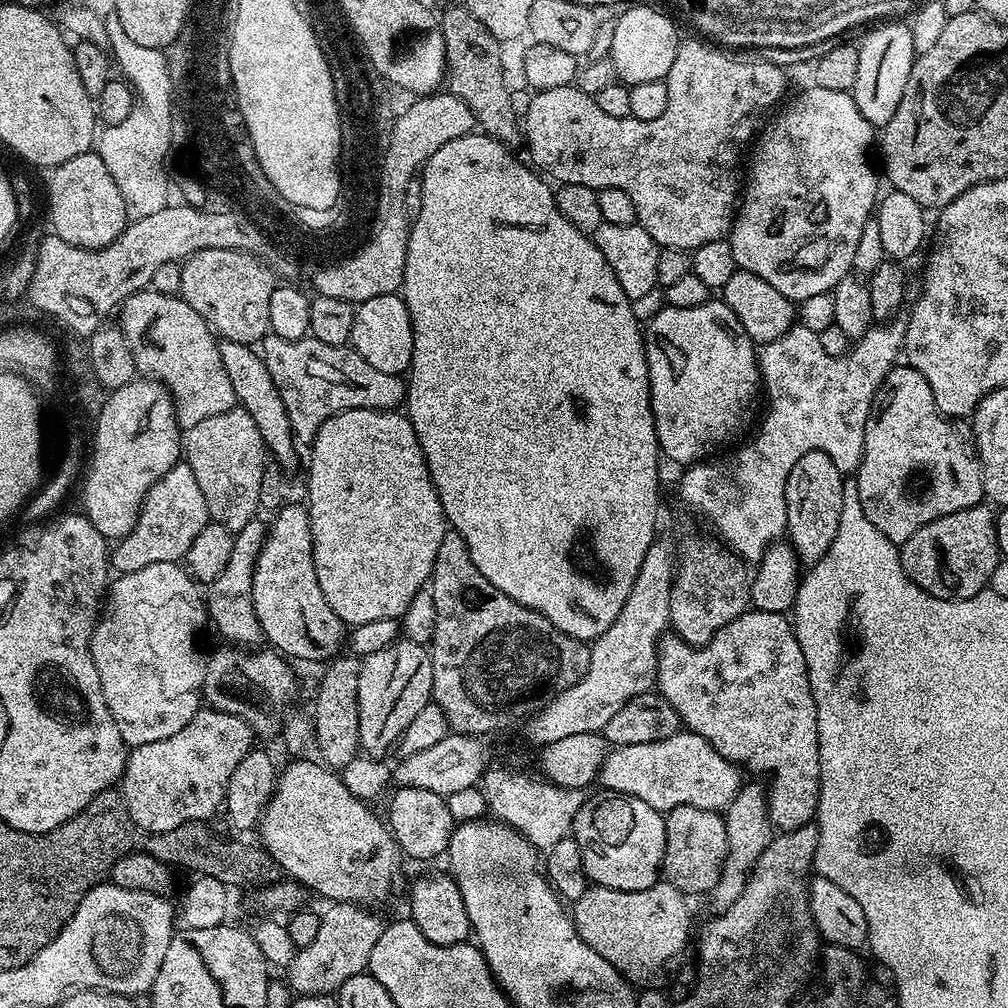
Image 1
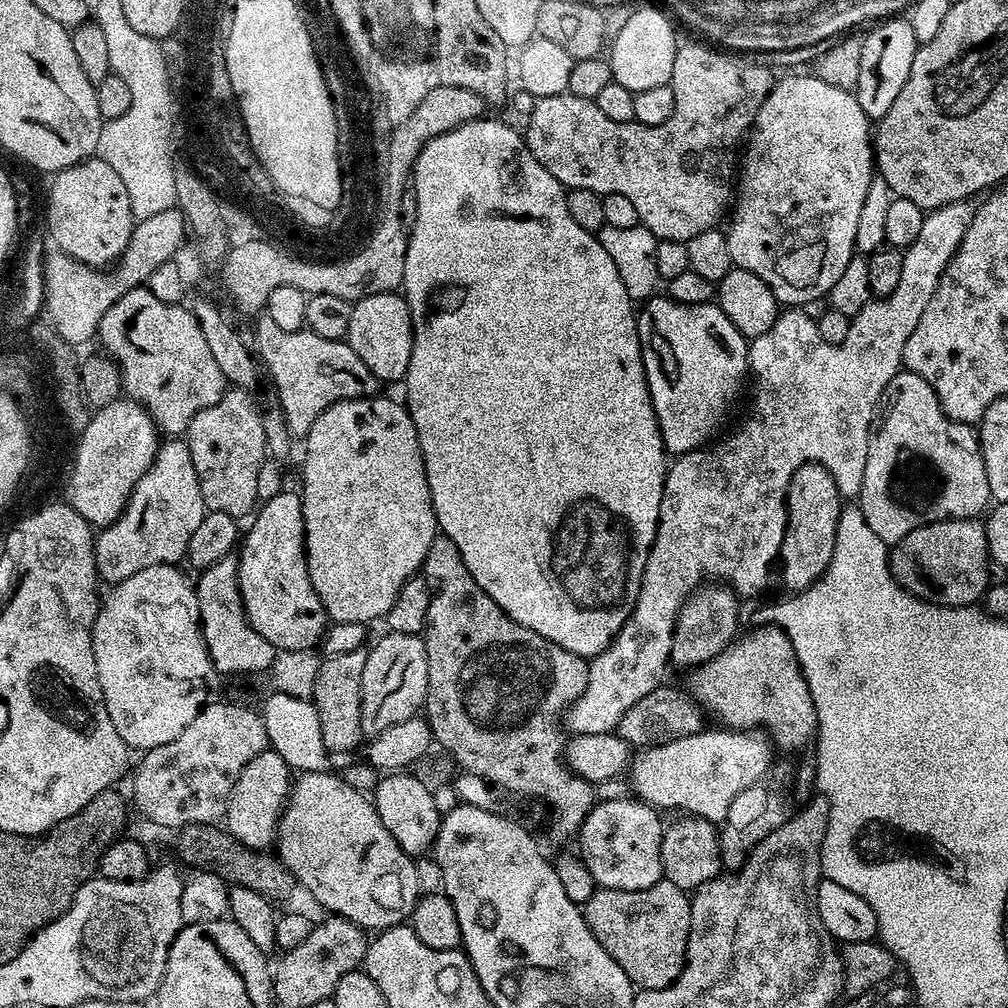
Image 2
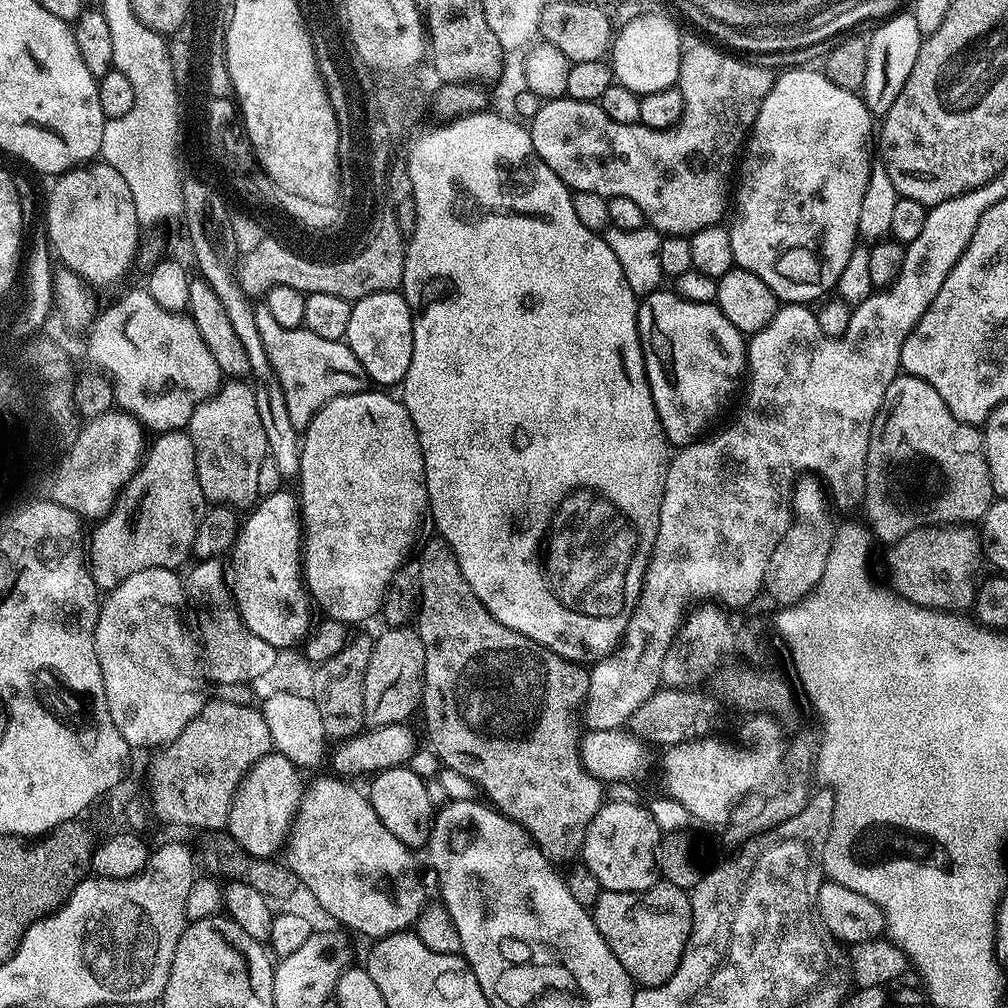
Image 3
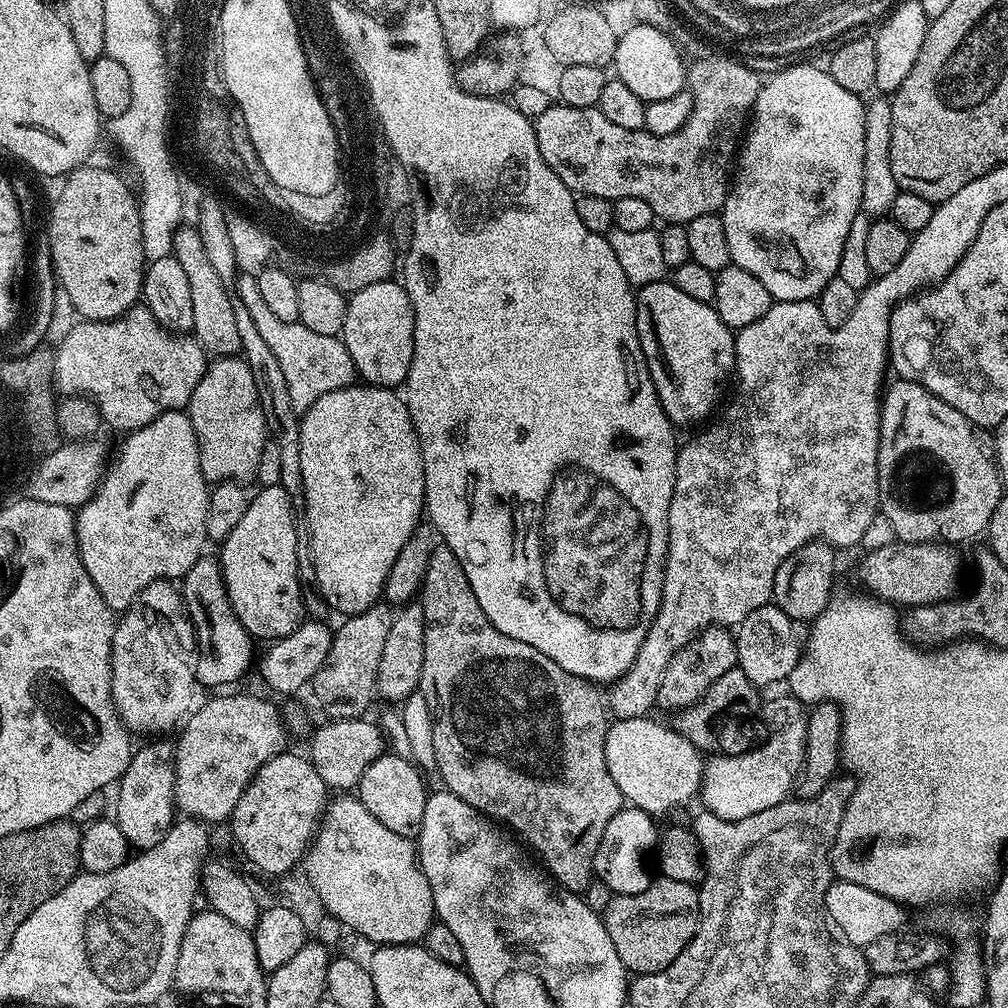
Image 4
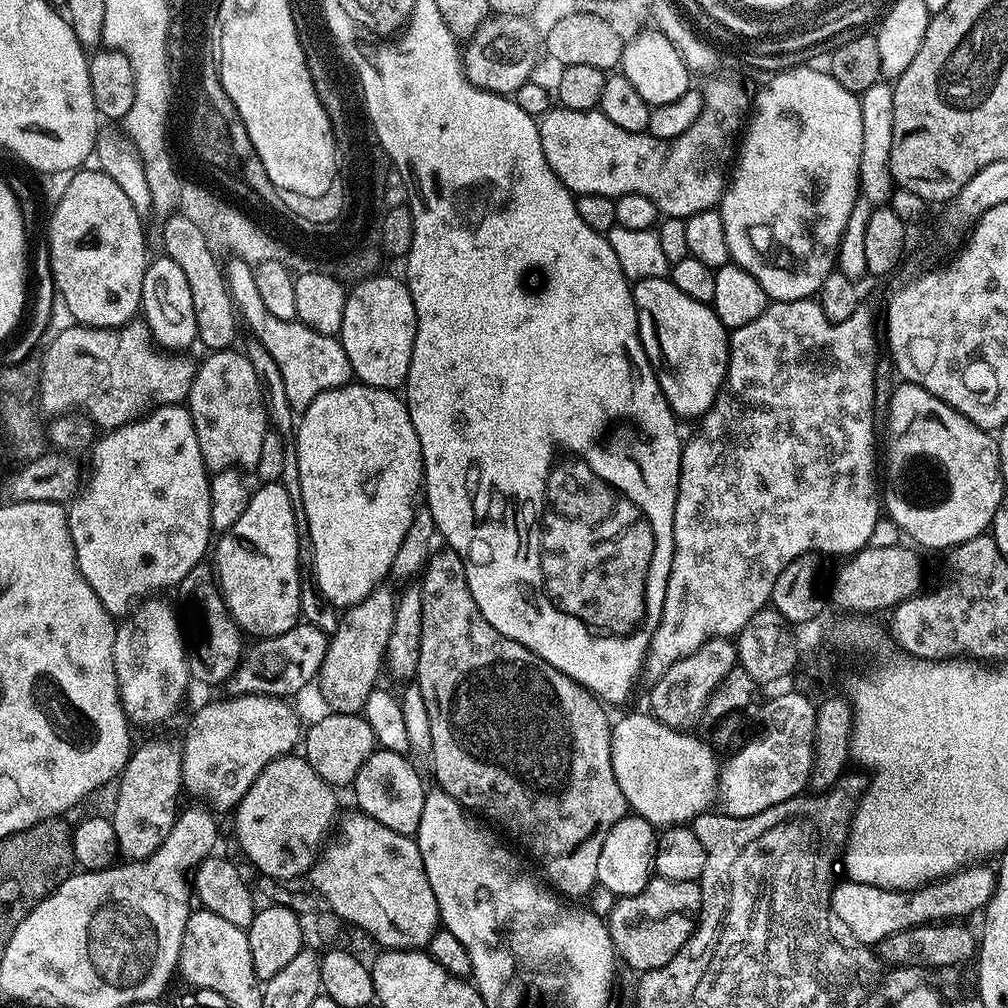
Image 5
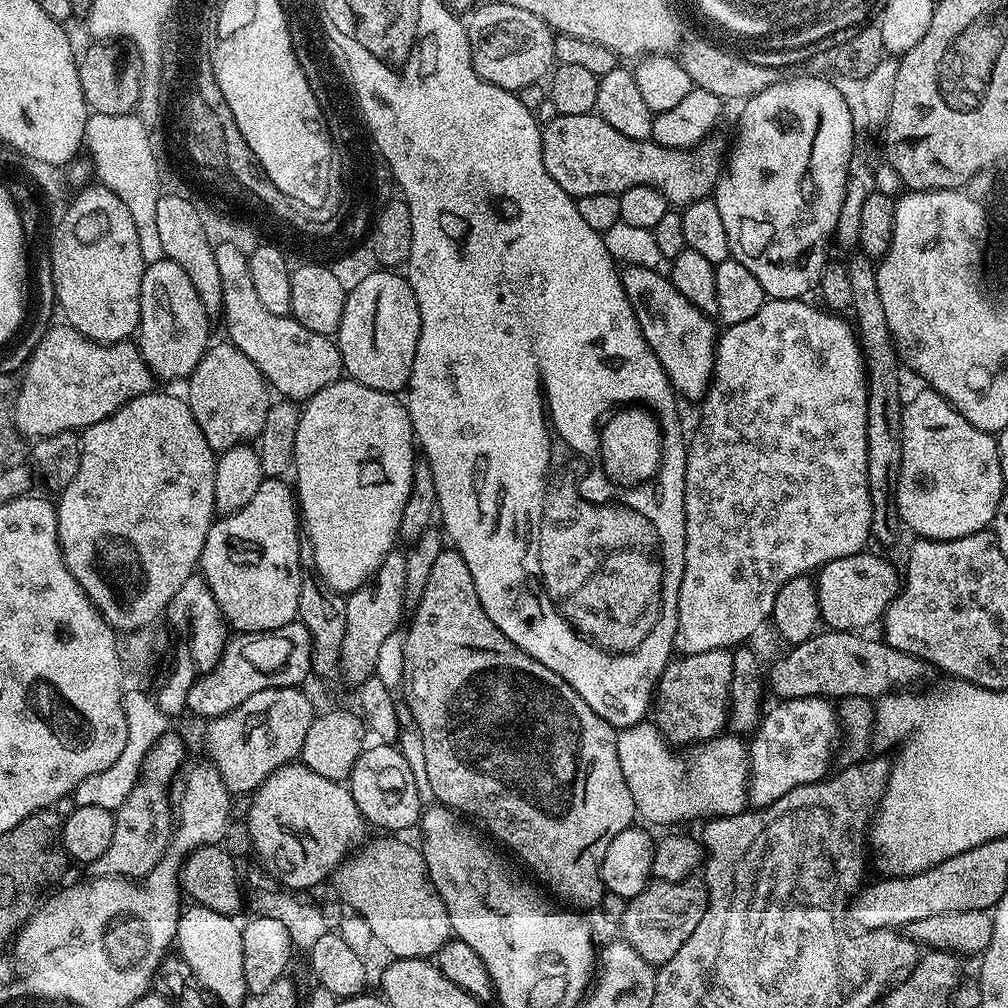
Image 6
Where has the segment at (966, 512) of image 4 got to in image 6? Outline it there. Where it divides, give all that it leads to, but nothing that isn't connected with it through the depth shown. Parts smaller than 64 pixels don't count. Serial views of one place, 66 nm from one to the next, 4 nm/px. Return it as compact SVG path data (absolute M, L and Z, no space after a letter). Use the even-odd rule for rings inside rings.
M923 390L903 405L900 423L902 434L902 466L898 470L896 505L905 529L913 528L917 537L925 540L953 540L966 534L985 531L995 521L998 502L1006 494L1002 478L1000 446L991 432L978 430L944 397L931 390Z

